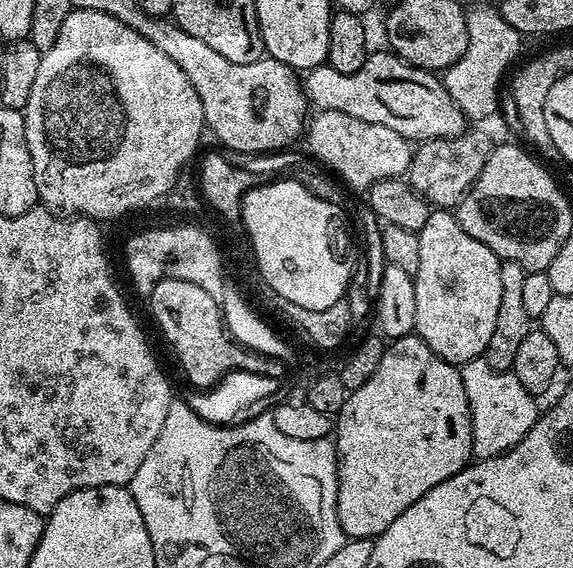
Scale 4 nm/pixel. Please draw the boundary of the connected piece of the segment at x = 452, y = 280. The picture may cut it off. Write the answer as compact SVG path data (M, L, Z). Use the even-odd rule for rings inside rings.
M433 210L426 218L426 226L418 234L418 274L414 277L414 302L416 303L416 331L446 362L463 366L472 360L483 357L490 338L494 335L494 326L498 322L498 306L502 302L502 270L500 261L490 250L482 246L478 238L470 238L466 230L458 223L455 215L448 210Z

